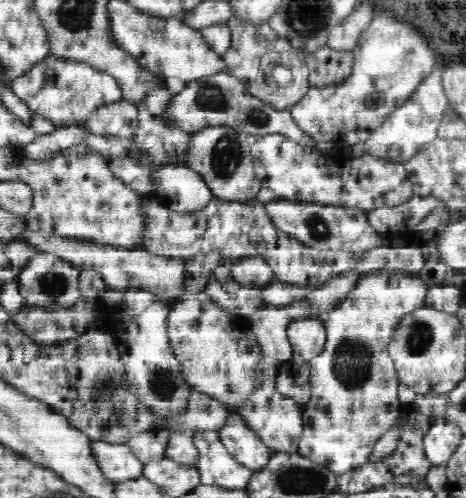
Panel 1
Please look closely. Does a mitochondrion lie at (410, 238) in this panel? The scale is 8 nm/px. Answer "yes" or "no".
no

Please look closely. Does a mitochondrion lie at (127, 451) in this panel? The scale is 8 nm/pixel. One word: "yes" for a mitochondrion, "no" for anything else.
no

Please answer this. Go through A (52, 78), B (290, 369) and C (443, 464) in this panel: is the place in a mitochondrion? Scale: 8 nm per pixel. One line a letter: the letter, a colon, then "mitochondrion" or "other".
A: other
B: other
C: other

